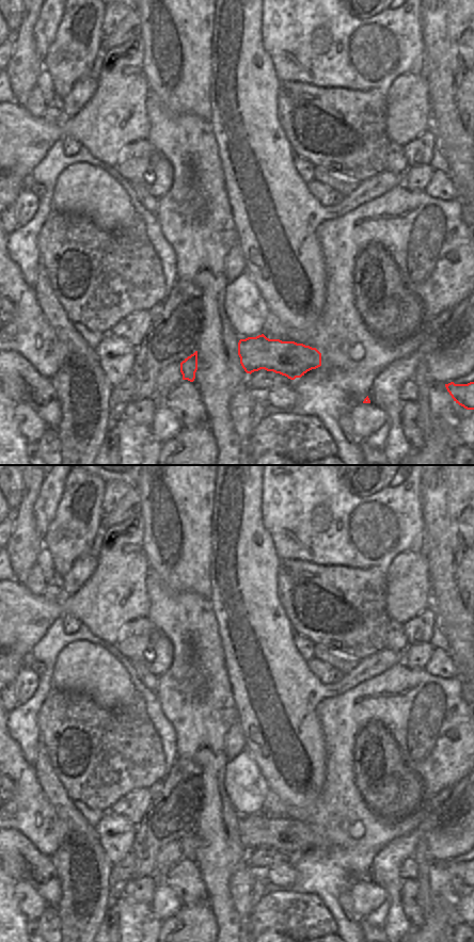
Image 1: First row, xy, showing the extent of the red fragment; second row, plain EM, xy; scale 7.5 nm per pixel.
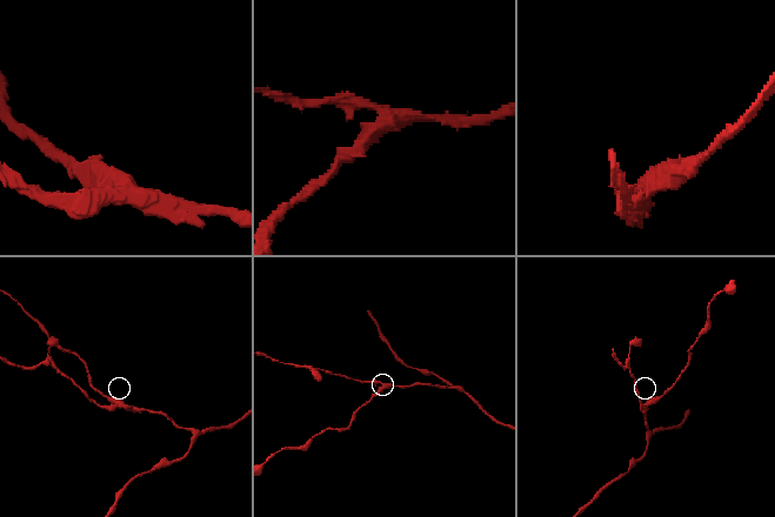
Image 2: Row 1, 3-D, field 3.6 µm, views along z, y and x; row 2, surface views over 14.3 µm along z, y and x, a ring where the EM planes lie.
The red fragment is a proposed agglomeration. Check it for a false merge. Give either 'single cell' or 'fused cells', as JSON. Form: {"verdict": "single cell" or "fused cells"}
{"verdict": "fused cells"}

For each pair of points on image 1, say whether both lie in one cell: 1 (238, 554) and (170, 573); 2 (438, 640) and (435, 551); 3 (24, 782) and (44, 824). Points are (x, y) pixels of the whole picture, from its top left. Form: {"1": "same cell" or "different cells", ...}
{"1": "different cells", "2": "different cells", "3": "same cell"}

